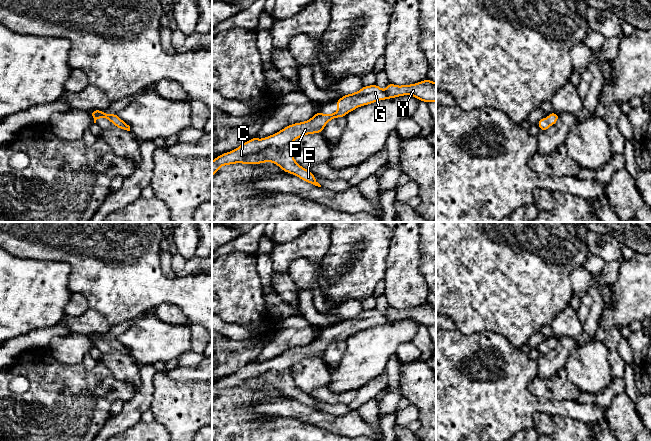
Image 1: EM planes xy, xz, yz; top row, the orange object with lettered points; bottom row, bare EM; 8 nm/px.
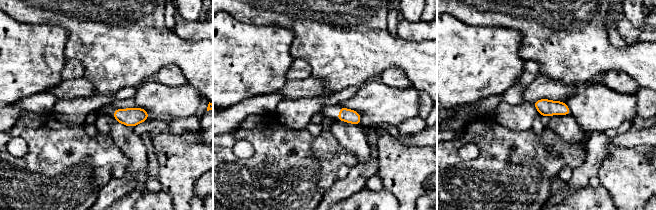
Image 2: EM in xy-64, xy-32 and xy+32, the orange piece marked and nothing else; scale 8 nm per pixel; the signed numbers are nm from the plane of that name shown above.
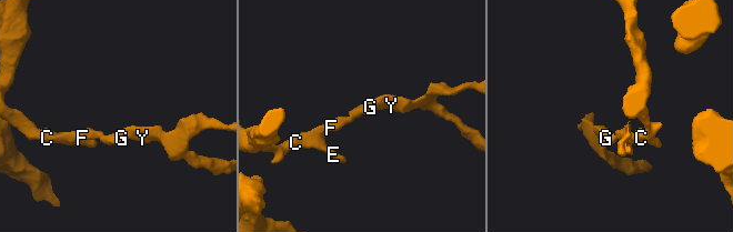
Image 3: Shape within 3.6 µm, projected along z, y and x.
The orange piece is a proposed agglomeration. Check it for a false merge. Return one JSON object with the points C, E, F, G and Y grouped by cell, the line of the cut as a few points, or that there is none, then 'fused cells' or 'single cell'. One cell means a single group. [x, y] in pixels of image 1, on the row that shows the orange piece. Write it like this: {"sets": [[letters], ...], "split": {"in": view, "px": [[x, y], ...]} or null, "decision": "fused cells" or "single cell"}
{"sets": [["C", "E", "F", "G", "Y"]], "split": null, "decision": "single cell"}

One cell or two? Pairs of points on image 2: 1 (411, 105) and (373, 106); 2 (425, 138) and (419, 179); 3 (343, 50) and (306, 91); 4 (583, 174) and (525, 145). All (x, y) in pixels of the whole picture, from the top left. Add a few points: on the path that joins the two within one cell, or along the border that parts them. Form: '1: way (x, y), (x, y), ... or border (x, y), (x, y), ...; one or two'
1: way (402, 105), (382, 105); one
2: border (401, 140), (409, 145), (426, 146); two
3: border (311, 75), (315, 76), (323, 87), (331, 93); two
4: border (586, 147), (585, 160), (578, 166), (573, 167); two

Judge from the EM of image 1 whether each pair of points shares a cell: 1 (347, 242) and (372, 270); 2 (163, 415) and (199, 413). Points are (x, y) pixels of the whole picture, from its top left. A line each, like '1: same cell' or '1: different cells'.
1: same cell
2: same cell

